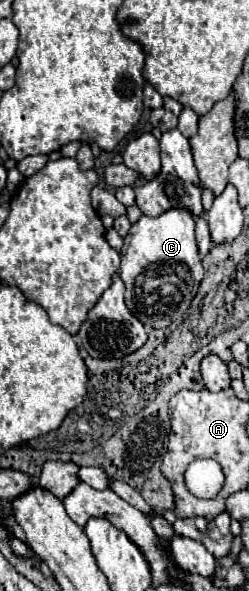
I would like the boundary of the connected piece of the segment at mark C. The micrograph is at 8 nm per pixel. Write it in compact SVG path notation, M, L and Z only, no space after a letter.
M179 207L167 209L159 217L141 215L123 239L119 275L127 287L125 303L143 325L165 329L183 317L203 279L201 257L195 243L195 215Z

